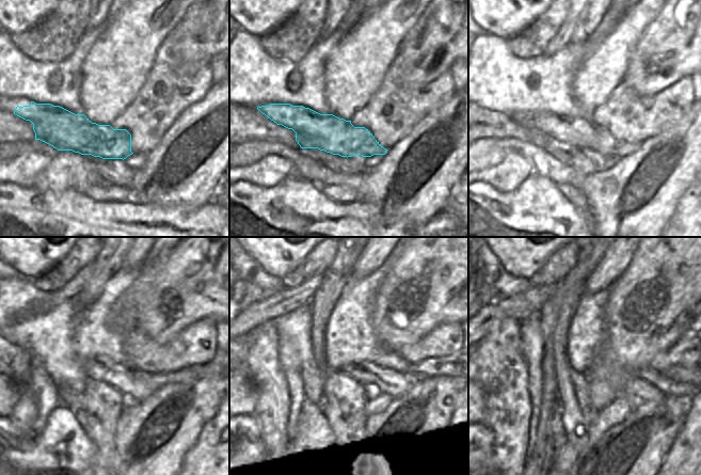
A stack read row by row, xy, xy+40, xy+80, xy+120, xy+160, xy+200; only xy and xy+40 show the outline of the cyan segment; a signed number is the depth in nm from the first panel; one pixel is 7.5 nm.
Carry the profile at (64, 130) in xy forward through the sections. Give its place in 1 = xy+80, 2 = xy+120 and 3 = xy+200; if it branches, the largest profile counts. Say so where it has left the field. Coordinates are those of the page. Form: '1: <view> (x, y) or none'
1: xy+80 (575, 132)
2: xy+120 (139, 384)
3: xy+200 (643, 397)

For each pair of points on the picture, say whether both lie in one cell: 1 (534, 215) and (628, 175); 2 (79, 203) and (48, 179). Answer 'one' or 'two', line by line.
1: two
2: two

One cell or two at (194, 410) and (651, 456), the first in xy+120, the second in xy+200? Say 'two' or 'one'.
one

